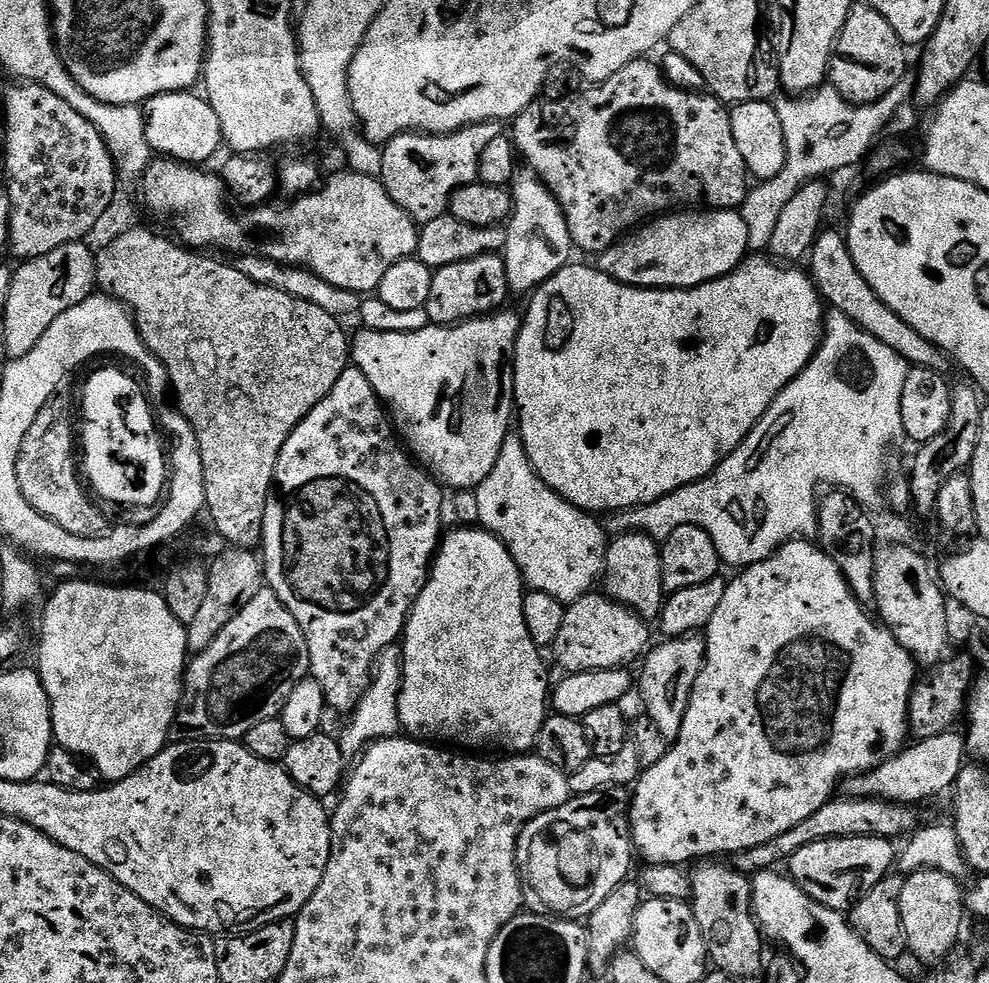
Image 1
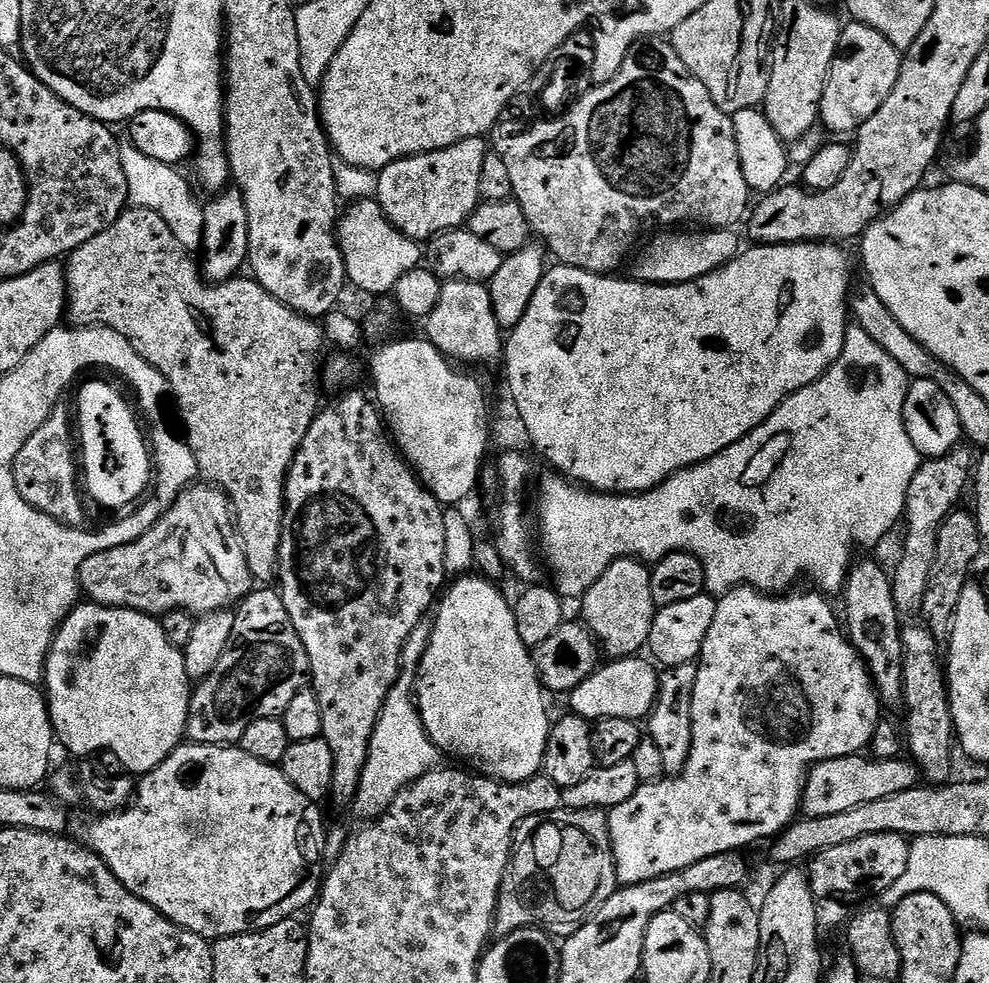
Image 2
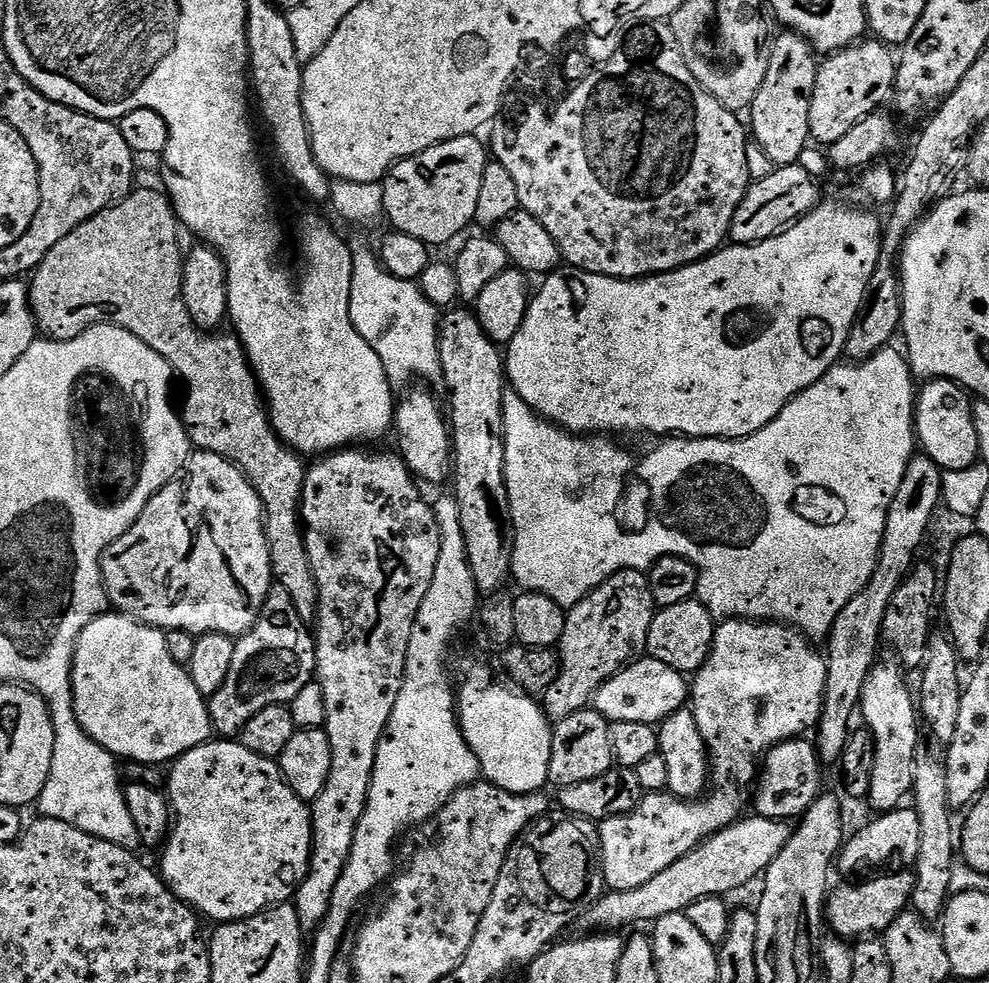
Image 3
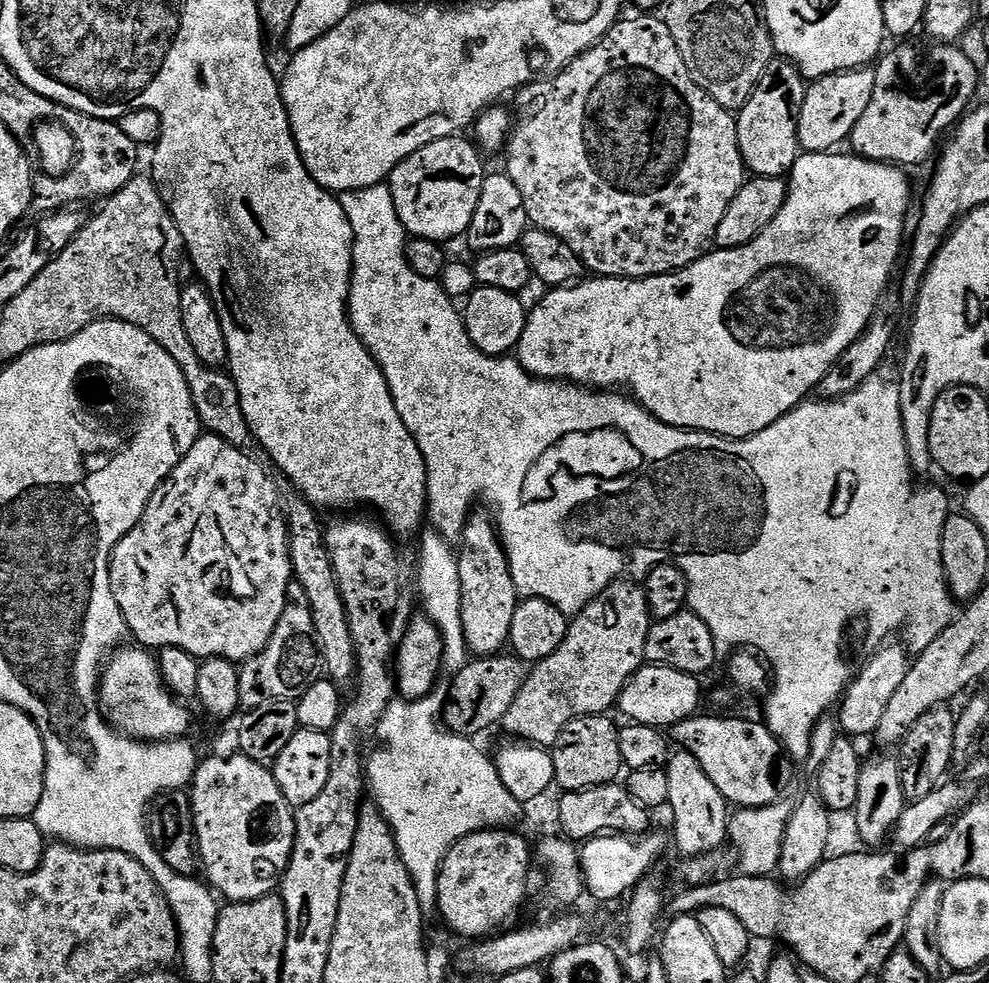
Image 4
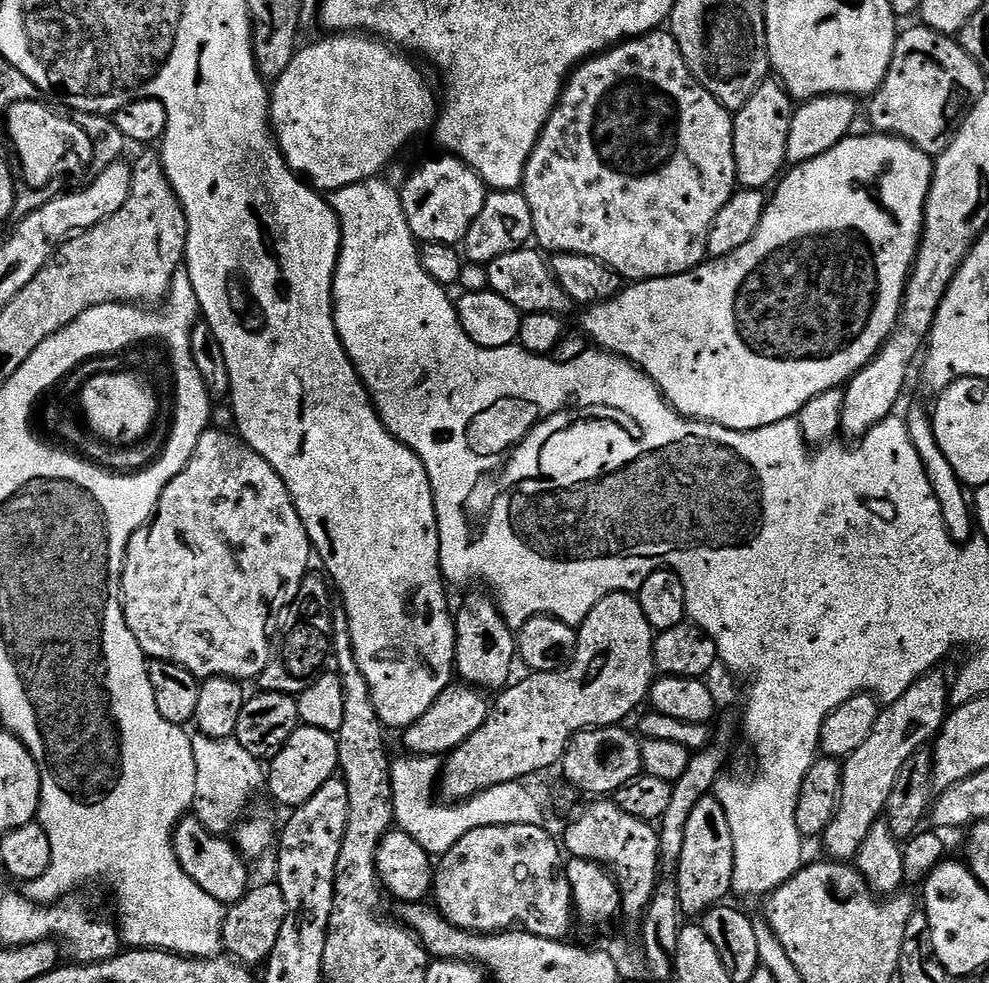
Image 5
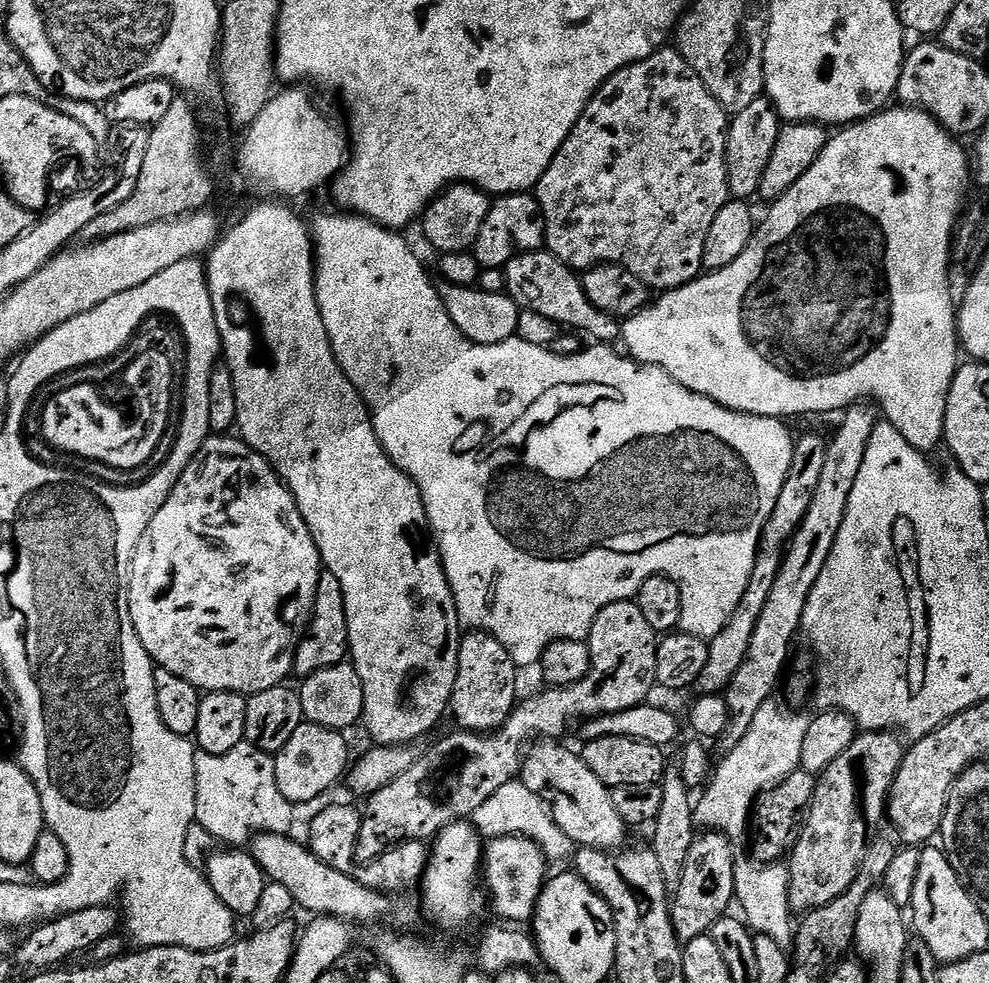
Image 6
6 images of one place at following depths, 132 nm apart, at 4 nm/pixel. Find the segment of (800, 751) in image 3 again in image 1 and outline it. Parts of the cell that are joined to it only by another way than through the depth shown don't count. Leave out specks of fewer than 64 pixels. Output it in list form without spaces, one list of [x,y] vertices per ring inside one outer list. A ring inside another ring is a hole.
[[[959,731],[943,732],[934,738],[909,743],[895,756],[884,760],[869,772],[850,776],[843,781],[847,795],[852,798],[890,800],[897,804],[916,806],[919,800],[932,800],[953,787],[958,774],[966,766],[966,740]],[[948,788],[948,789],[947,789]]]

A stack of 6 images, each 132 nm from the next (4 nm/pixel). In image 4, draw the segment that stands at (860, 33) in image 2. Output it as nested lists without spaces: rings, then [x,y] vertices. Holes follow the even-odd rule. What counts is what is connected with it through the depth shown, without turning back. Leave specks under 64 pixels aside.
[[[865,66],[851,72],[835,72],[808,84],[802,114],[798,114],[798,142],[804,152],[830,152],[839,149],[839,144],[851,137],[858,118],[862,118],[866,106],[870,106],[875,77],[875,71]]]

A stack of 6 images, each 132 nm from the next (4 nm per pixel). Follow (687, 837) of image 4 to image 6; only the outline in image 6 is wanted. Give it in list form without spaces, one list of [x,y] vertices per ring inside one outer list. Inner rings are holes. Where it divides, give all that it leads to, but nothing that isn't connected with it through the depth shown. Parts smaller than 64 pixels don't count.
[[[701,831],[690,854],[686,858],[686,870],[682,870],[682,882],[674,890],[670,900],[672,925],[676,939],[687,942],[699,936],[709,935],[714,926],[733,907],[736,895],[736,860],[732,857],[733,841],[720,832]]]

